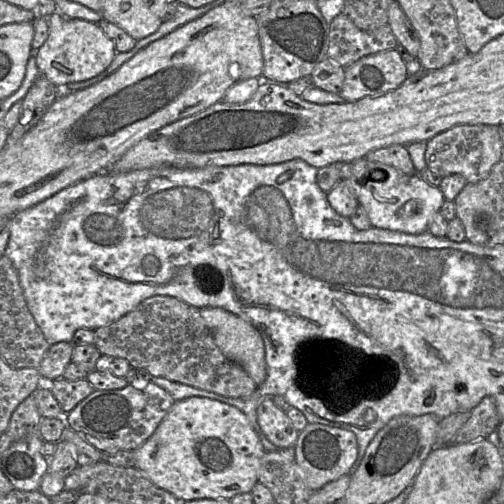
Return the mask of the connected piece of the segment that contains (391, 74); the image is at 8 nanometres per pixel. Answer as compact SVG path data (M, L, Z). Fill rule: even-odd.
M401 48L367 55L344 68L345 78L339 95L346 102L380 96L398 88L407 78Z

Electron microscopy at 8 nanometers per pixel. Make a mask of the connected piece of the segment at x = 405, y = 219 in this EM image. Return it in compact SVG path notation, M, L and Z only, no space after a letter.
M367 158L331 165L339 165L341 179L350 181L359 205L365 209L375 228L414 235L423 233L428 231L432 215L440 210L445 200L439 187L430 185L418 174L407 175Z

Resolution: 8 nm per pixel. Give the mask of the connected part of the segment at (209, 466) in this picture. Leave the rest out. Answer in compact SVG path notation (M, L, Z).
M200 396L175 401L155 432L133 451L134 467L145 472L159 488L185 500L231 499L237 494L251 492L258 482L260 462L265 452L245 413L230 404Z

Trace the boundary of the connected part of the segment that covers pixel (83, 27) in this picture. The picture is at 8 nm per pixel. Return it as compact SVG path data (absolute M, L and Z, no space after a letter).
M59 12L47 17L47 21L48 37L43 45L36 50L36 64L39 75L46 77L56 87L97 76L114 59L117 53L114 43L105 35L97 23L66 18Z

